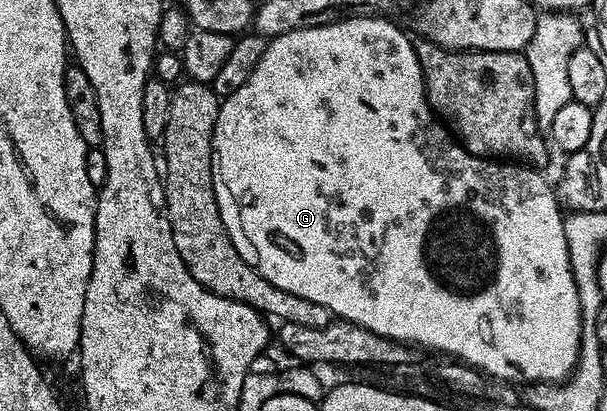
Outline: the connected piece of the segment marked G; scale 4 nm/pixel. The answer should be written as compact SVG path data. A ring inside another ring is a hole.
M351 18L334 24L326 24L322 28L302 28L302 32L286 32L286 36L278 36L271 39L264 49L262 60L254 68L250 80L238 88L238 92L227 95L221 101L216 131L212 133L212 149L215 158L221 161L224 167L224 177L228 178L228 184L234 184L227 193L232 198L240 201L240 230L244 233L246 241L252 245L256 253L254 265L257 272L266 276L274 288L282 288L282 292L294 292L294 296L302 296L302 300L314 300L314 304L322 304L337 319L354 322L362 328L370 328L383 338L389 338L395 342L403 342L413 348L421 346L424 350L437 350L437 355L447 356L465 367L473 366L492 378L501 378L504 382L524 382L523 384L560 384L571 375L576 368L576 362L580 359L580 328L582 319L580 316L580 293L576 287L576 281L572 275L572 261L568 251L570 239L564 231L564 222L560 219L561 203L558 201L558 194L555 189L548 187L548 182L543 178L539 169L528 164L517 164L512 160L489 160L479 154L471 154L465 150L463 145L450 133L449 127L434 113L430 105L428 91L425 89L424 70L416 55L416 47L413 39L408 39L402 31L396 27L395 21L387 18ZM236 182L274 182L274 186L238 186Z

